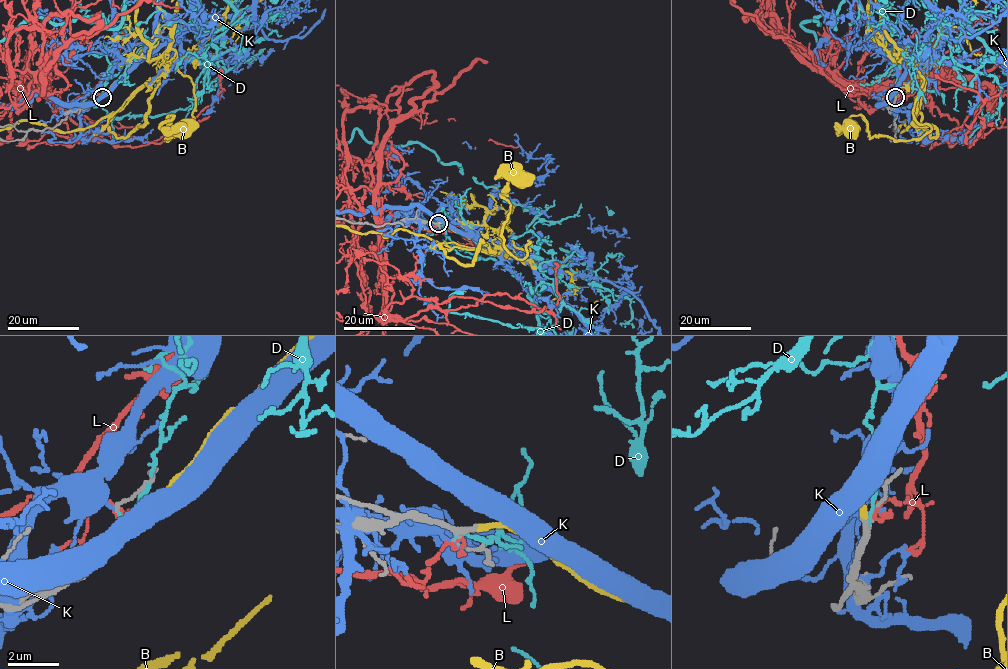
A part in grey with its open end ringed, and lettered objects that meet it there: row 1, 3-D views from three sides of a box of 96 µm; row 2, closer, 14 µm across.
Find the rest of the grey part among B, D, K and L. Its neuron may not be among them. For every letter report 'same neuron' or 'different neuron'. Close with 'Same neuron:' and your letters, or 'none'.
B: same neuron
D: different neuron
K: different neuron
L: different neuron
Same neuron: B

